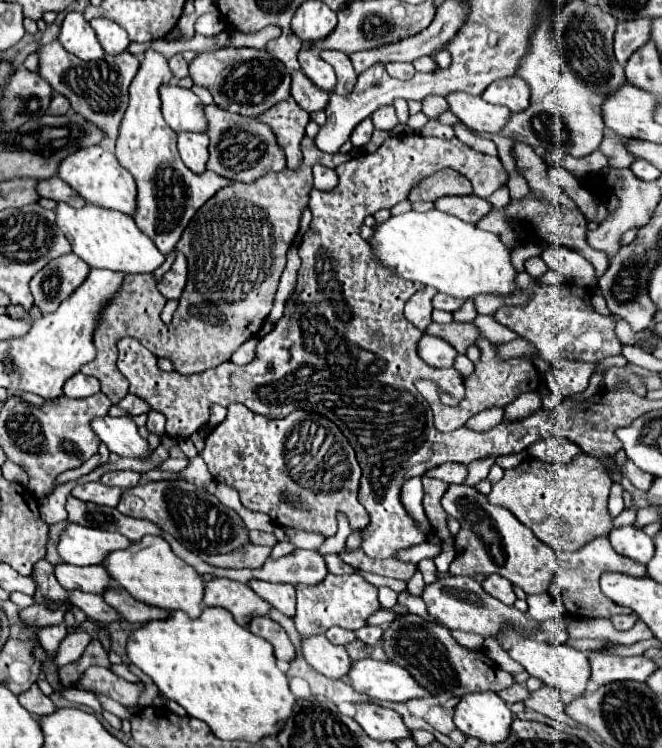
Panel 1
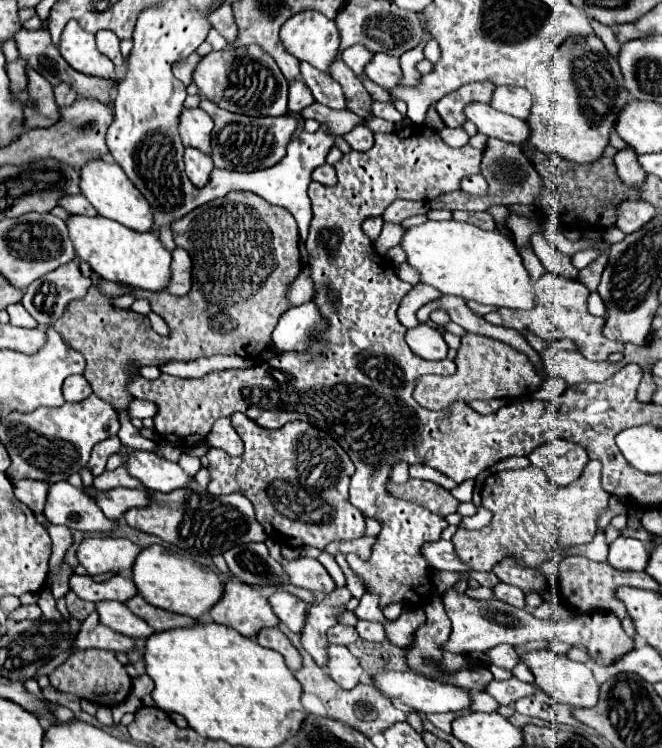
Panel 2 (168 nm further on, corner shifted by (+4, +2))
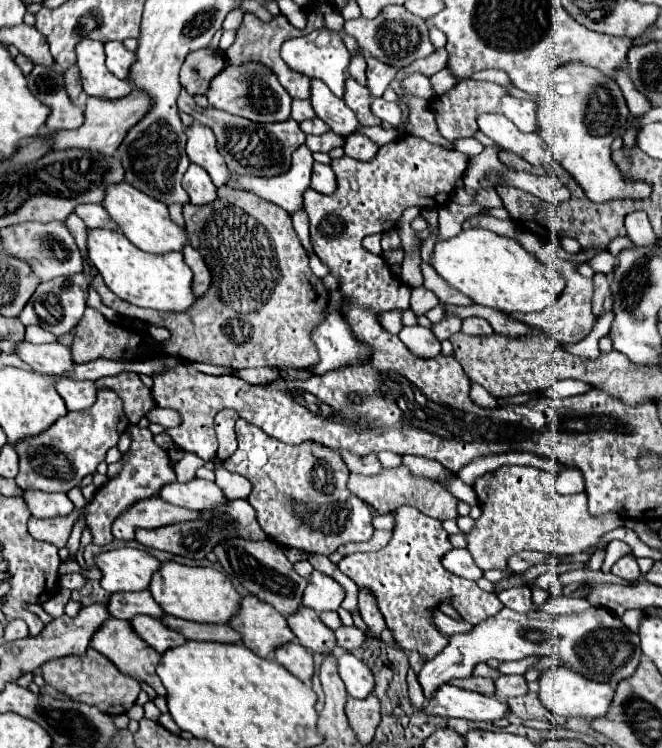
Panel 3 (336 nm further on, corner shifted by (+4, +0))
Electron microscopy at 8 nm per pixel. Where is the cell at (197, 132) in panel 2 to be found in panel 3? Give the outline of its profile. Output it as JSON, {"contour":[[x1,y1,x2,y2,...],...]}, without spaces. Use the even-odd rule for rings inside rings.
{"contour":[[194,123,194,125,186,127,186,135,188,135,186,153,188,153,190,161,200,165,202,169,206,169,206,173,210,175,210,179,216,187,228,185,234,175,228,171,224,157,218,153,216,137,212,135,212,131,208,131,208,127,204,127,200,123]]}

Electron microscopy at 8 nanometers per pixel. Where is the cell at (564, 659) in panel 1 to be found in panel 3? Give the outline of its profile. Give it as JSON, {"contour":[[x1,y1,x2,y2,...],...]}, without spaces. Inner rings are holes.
{"contour":[[568,667,546,671,540,677,540,699,546,705,546,709,558,717,586,717,586,719,604,717,610,711,612,697,614,697,614,689,608,683,590,681,582,675,576,675,574,671,568,671]]}

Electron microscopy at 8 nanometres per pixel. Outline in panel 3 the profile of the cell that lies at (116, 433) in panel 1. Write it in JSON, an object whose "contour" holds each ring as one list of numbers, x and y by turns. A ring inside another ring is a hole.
{"contour":[[194,479,190,483,170,483,160,491,160,497,172,505,186,507,192,511,210,511,228,503,222,489,204,479]]}

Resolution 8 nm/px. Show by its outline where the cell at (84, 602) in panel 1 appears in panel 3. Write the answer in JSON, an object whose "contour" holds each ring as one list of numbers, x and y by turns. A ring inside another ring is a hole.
{"contour":[[140,615,134,621,130,621,134,631,138,631,138,635,150,645,154,647,158,653,164,653,172,647,184,645,188,639,184,635,180,635,178,631,172,631,170,627,166,627,160,619,152,619,148,615]]}

